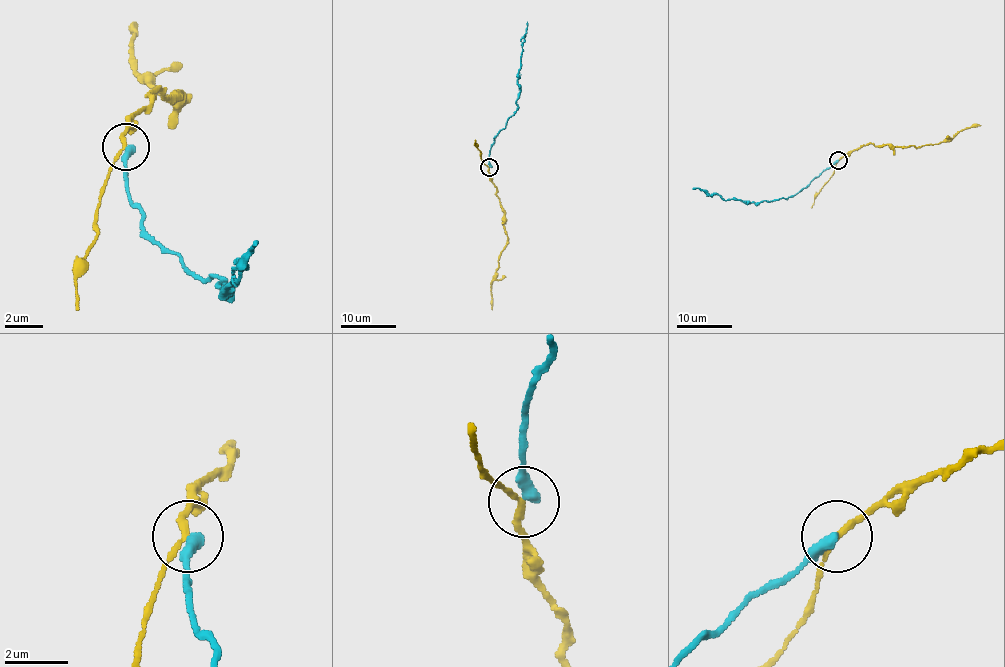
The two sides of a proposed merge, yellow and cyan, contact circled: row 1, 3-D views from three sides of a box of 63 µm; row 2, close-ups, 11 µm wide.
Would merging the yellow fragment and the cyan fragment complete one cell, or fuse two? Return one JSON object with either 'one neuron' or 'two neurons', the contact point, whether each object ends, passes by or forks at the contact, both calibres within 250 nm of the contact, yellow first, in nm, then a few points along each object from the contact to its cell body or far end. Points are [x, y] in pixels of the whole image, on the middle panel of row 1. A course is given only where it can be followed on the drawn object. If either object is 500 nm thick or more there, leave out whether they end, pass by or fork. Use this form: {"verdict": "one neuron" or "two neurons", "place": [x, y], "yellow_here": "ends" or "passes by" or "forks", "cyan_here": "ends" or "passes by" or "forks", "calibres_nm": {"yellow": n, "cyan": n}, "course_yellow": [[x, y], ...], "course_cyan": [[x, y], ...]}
{"verdict": "two neurons", "place": [489, 167], "yellow_here": "passes by", "cyan_here": "ends", "calibres_nm": {"yellow": 180, "cyan": 400}, "course_yellow": [[489, 167], [504, 214], [507, 240], [496, 278], [492, 282], [492, 310]], "course_cyan": [[489, 167], [489, 150], [494, 138], [518, 106], [518, 72], [527, 21]]}

